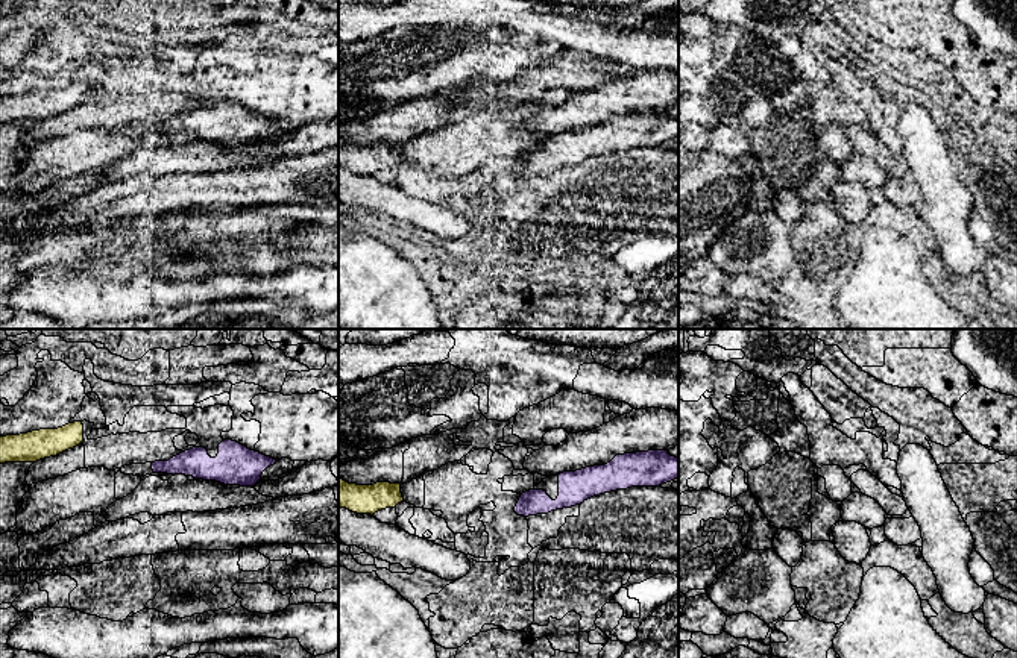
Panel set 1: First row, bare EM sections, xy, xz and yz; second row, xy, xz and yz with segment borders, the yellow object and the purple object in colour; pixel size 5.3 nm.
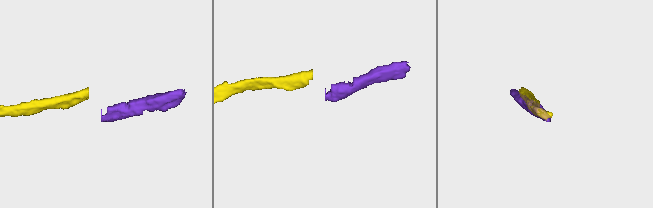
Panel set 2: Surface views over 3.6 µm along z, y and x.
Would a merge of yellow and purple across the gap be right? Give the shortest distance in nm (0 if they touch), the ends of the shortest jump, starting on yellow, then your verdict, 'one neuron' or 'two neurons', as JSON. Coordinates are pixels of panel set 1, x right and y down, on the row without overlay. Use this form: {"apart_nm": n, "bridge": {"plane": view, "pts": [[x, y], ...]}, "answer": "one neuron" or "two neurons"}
{"apart_nm": 380, "bridge": {"plane": "xy", "pts": [[82, 100], [152, 123]]}, "answer": "two neurons"}

